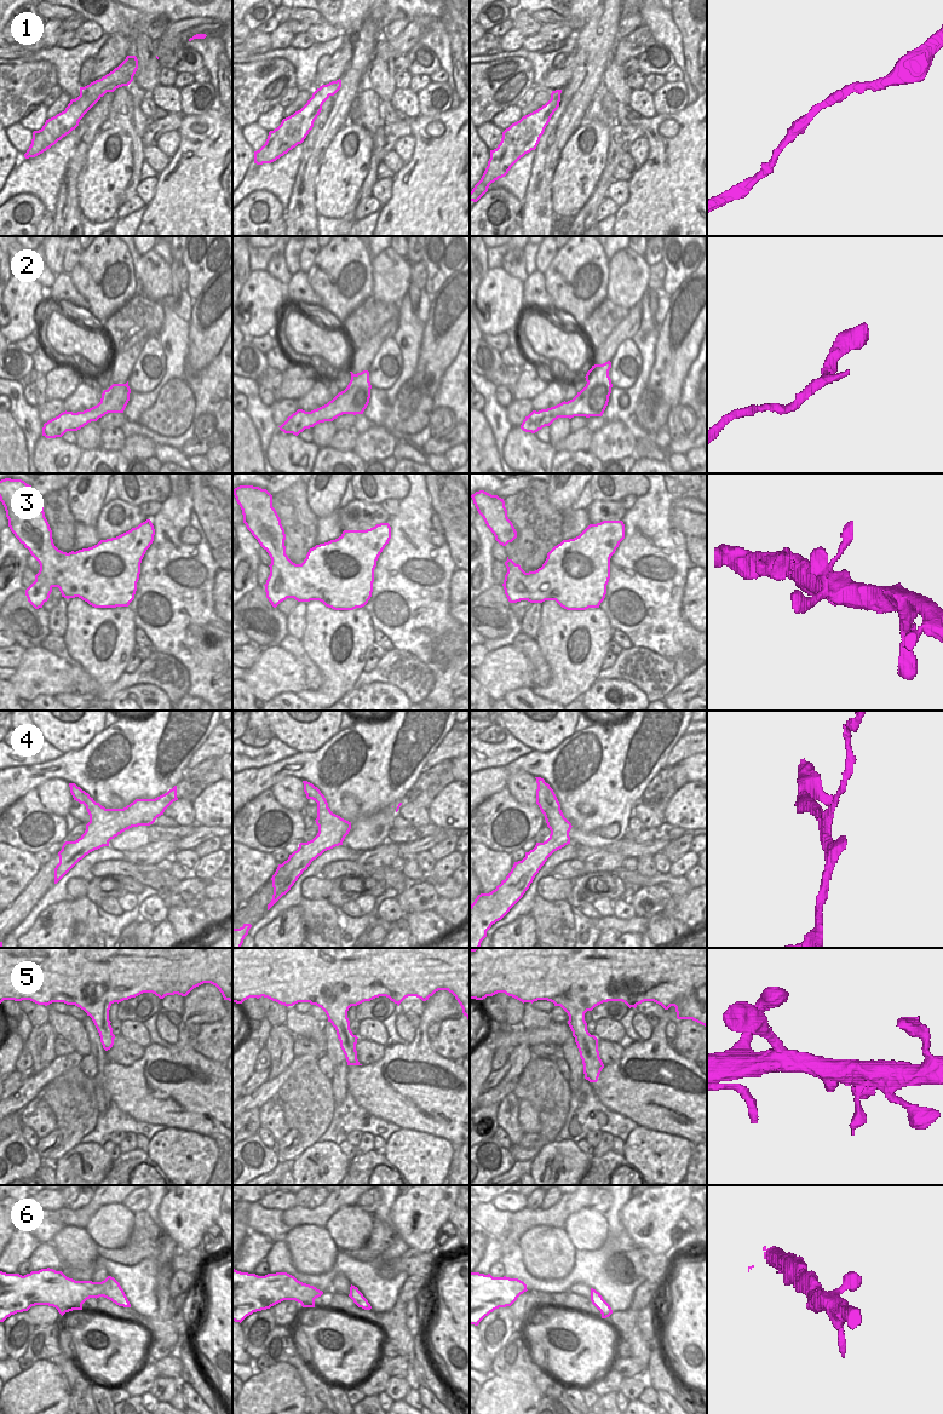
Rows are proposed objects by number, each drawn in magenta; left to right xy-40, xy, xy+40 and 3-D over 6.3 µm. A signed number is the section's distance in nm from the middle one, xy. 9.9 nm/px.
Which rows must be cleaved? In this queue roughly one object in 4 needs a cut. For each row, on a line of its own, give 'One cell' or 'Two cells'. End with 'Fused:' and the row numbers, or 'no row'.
1: One cell
2: One cell
3: One cell
4: Two cells
5: One cell
6: One cell
Fused: 4.

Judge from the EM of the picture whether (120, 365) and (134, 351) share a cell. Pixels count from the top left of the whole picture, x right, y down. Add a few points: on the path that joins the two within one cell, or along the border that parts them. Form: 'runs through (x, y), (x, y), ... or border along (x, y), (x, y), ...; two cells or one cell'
runs through (124, 361), (131, 355); one cell

